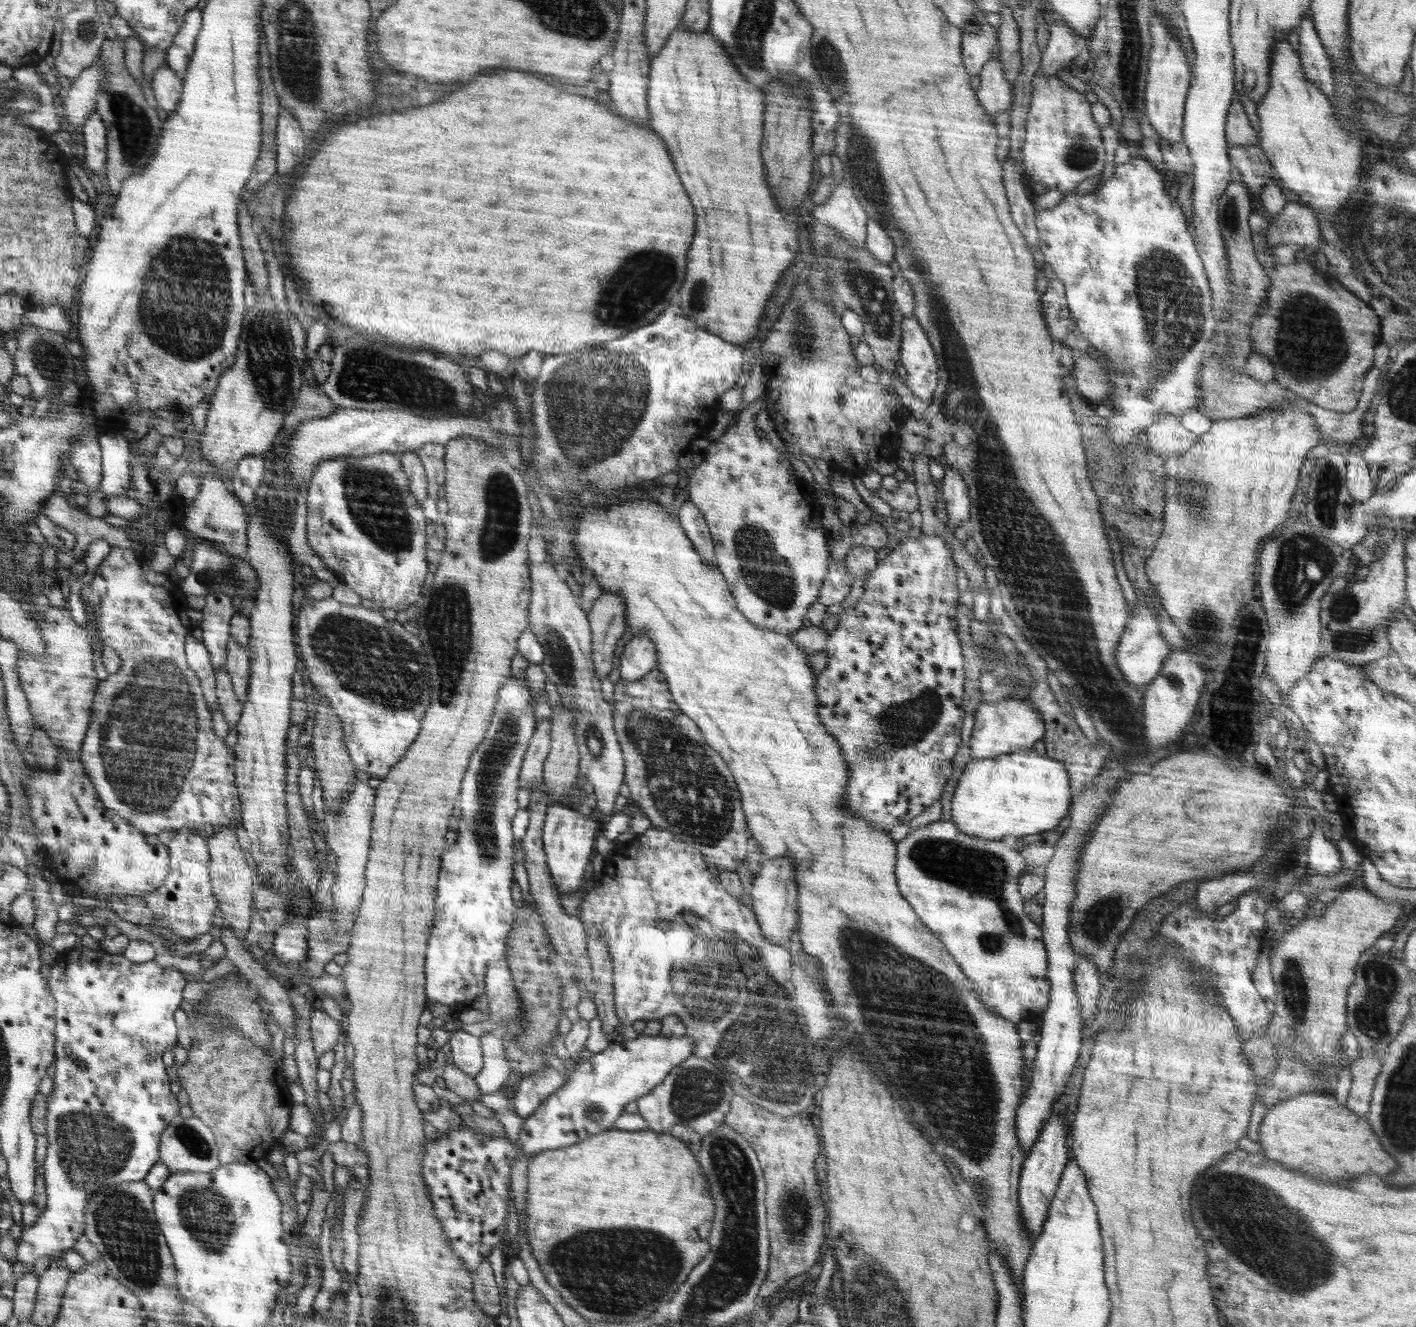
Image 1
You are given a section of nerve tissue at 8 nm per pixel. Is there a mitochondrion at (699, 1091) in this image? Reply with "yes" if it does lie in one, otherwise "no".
yes

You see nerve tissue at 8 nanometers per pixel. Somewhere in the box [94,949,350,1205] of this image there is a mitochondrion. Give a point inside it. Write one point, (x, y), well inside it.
(195, 1144)

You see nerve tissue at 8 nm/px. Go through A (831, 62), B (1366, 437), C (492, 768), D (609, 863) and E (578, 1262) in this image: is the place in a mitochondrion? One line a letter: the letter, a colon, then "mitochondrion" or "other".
A: mitochondrion
B: other
C: mitochondrion
D: other
E: mitochondrion

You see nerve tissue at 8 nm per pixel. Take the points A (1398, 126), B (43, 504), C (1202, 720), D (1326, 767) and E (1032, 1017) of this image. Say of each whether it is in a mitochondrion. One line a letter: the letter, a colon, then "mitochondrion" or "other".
A: other
B: other
C: other
D: other
E: other

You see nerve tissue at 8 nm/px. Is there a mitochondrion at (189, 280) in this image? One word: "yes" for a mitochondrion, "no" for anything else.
yes

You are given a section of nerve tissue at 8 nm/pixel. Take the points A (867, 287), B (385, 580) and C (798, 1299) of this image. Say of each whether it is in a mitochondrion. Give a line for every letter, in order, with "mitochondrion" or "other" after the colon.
A: mitochondrion
B: other
C: other

